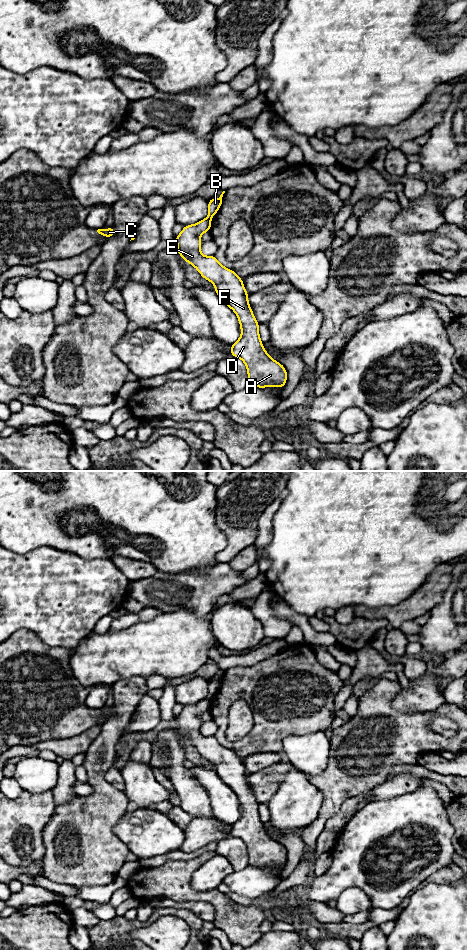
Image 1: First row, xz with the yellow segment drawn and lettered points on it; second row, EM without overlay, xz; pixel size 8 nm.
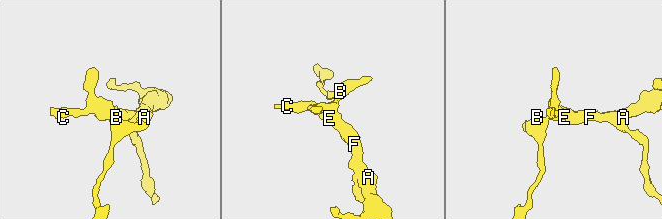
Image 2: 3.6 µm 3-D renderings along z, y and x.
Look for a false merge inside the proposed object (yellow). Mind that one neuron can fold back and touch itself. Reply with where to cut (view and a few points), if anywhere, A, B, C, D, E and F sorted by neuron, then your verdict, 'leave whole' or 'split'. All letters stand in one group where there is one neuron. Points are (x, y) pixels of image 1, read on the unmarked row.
xz (205, 699), (209, 701) | A C D E F / B | split

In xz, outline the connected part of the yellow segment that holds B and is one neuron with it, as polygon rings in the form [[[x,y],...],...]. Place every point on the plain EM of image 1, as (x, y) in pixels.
[[[225,671],[222,672],[222,674],[220,675],[219,678],[217,678],[217,679],[211,678],[208,681],[209,694],[206,697],[206,700],[211,701],[213,696],[218,692],[218,689],[220,688],[220,686],[222,684],[222,677],[223,677],[224,673],[225,673]]]

